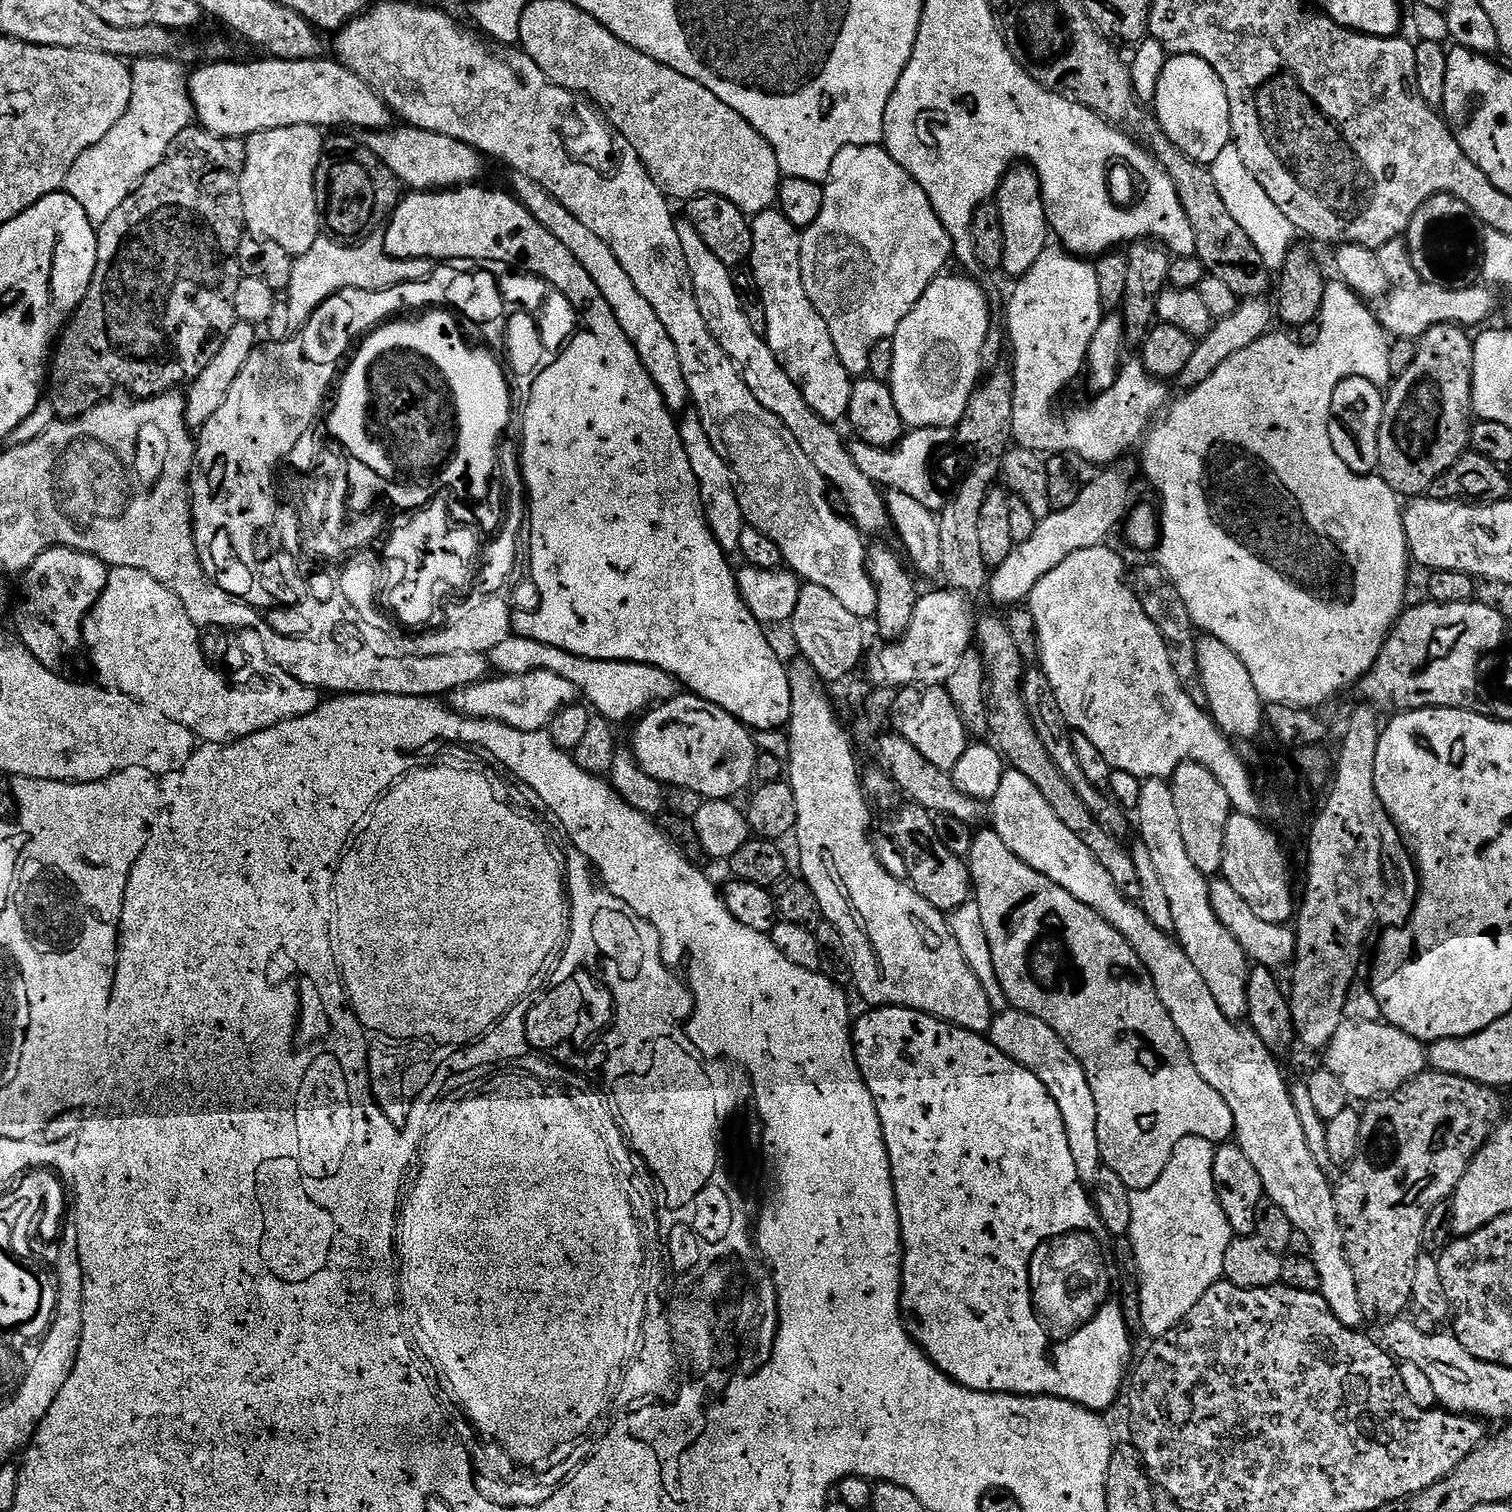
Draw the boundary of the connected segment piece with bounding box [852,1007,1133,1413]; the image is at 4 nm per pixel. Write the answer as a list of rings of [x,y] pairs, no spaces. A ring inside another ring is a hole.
[[[873,1007],[866,1012],[868,1013],[861,1020],[855,1021],[852,1047],[856,1050],[856,1061],[862,1078],[874,1098],[892,1167],[896,1209],[900,1219],[900,1243],[904,1246],[904,1269],[900,1279],[900,1310],[904,1318],[904,1329],[941,1372],[971,1392],[1006,1392],[1009,1396],[1057,1396],[1089,1408],[1091,1412],[1103,1413],[1104,1408],[1115,1402],[1119,1392],[1121,1395],[1133,1359],[1131,1338],[1124,1332],[1111,1336],[1112,1327],[1122,1318],[1121,1313],[1114,1310],[1104,1312],[1102,1327],[1093,1326],[1084,1335],[1082,1346],[1070,1350],[1056,1348],[1051,1360],[1046,1354],[1040,1328],[1036,1328],[1036,1320],[1032,1320],[1030,1311],[1030,1278],[1025,1274],[1024,1267],[1028,1265],[1028,1252],[1036,1248],[1036,1240],[1040,1240],[1040,1236],[1048,1236],[1048,1232],[1060,1232],[1063,1228],[1097,1228],[1101,1224],[1089,1191],[1086,1188],[1076,1188],[1076,1183],[1080,1181],[1078,1171],[1066,1140],[1066,1127],[1054,1098],[1030,1069],[1007,1057],[983,1035],[968,1032],[916,1009]]]

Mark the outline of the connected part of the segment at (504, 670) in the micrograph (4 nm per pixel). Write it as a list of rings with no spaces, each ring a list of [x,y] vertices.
[[[521,636],[508,637],[505,642],[500,642],[494,650],[487,654],[489,665],[493,671],[505,676],[517,676],[518,674],[530,673],[533,670],[548,670],[550,673],[558,674],[566,681],[572,682],[574,686],[586,696],[585,701],[605,720],[610,720],[614,724],[619,724],[636,712],[645,711],[651,704],[664,703],[666,700],[672,700],[679,695],[679,683],[665,671],[658,670],[649,664],[642,663],[622,663],[620,660],[598,660],[586,659],[584,656],[572,655],[568,651],[558,650],[549,644],[534,642],[533,639],[524,639]]]

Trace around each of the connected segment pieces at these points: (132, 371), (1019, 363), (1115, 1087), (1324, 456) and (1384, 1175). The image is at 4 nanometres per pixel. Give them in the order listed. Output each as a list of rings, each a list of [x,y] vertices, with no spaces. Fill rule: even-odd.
[[[189,126],[170,142],[170,150],[166,150],[166,158],[150,174],[146,174],[144,181],[134,189],[106,218],[106,222],[98,225],[96,241],[98,242],[98,262],[94,266],[94,278],[88,287],[88,294],[76,308],[71,319],[63,327],[58,343],[54,348],[54,355],[50,360],[50,375],[46,380],[46,398],[54,406],[57,417],[61,420],[77,420],[90,409],[97,408],[99,404],[109,399],[119,388],[125,388],[125,393],[136,398],[160,396],[164,392],[171,392],[181,386],[187,386],[206,370],[206,366],[222,350],[222,342],[226,342],[226,334],[238,322],[234,308],[234,296],[237,293],[238,282],[242,275],[238,262],[238,246],[240,239],[246,235],[244,223],[244,207],[240,193],[240,179],[244,173],[246,162],[245,141],[234,136],[216,136],[213,132],[206,131],[199,126]]]
[[[1049,244],[1044,248],[1041,257],[1026,275],[1015,281],[1016,289],[1008,300],[1008,336],[1012,339],[1012,364],[1010,371],[1013,380],[1013,430],[1012,439],[1019,447],[1029,448],[1041,454],[1069,454],[1081,456],[1088,464],[1112,466],[1127,448],[1132,448],[1148,428],[1148,422],[1154,416],[1154,409],[1166,398],[1167,388],[1163,381],[1149,375],[1139,362],[1125,363],[1122,368],[1122,388],[1124,384],[1124,420],[1116,416],[1112,408],[1095,408],[1090,404],[1077,412],[1068,412],[1059,420],[1051,412],[1056,395],[1075,378],[1083,373],[1088,359],[1090,338],[1102,319],[1100,309],[1098,281],[1093,263],[1081,257],[1073,256],[1061,245]]]
[[[995,830],[987,831],[977,831],[973,835],[972,849],[966,858],[966,863],[969,872],[972,873],[974,902],[982,914],[982,926],[986,926],[986,938],[990,942],[990,954],[994,958],[994,970],[998,974],[998,982],[1002,986],[1009,1005],[1013,1009],[1046,1022],[1049,1029],[1058,1034],[1065,1046],[1069,1048],[1070,1053],[1081,1064],[1082,1070],[1085,1071],[1090,1091],[1094,1096],[1094,1106],[1098,1106],[1098,1146],[1103,1167],[1114,1170],[1114,1174],[1118,1174],[1118,1178],[1126,1182],[1129,1192],[1141,1192],[1154,1186],[1154,1182],[1162,1178],[1162,1170],[1166,1170],[1166,1162],[1170,1162],[1170,1154],[1174,1154],[1174,1145],[1182,1142],[1182,1138],[1191,1136],[1206,1138],[1206,1142],[1217,1146],[1229,1143],[1236,1135],[1234,1114],[1230,1114],[1230,1106],[1226,1106],[1226,1098],[1222,1098],[1222,1094],[1218,1094],[1218,1090],[1214,1090],[1214,1086],[1210,1086],[1210,1082],[1206,1082],[1206,1078],[1198,1074],[1198,1066],[1194,1066],[1194,1058],[1190,1058],[1190,1050],[1182,1034],[1178,1034],[1178,1026],[1174,1026],[1174,1018],[1170,1018],[1166,1006],[1162,1006],[1162,998],[1158,998],[1158,990],[1149,978],[1148,971],[1144,969],[1144,963],[1134,954],[1134,950],[1118,934],[1118,930],[1114,930],[1114,926],[1110,926],[1110,922],[1103,920],[1093,908],[1078,902],[1074,894],[1050,882],[1050,878],[1038,874],[1038,870],[1026,866],[1026,862],[1022,862],[1018,854],[1014,854],[1010,846],[1006,846],[1006,842],[998,838]]]
[[[1343,282],[1329,283],[1324,290],[1324,301],[1322,302],[1322,310],[1318,317],[1318,332],[1312,343],[1304,346],[1298,344],[1288,336],[1273,336],[1267,334],[1261,337],[1260,340],[1254,342],[1250,346],[1246,346],[1244,350],[1239,350],[1237,353],[1226,358],[1224,362],[1206,382],[1194,389],[1185,391],[1180,394],[1176,401],[1168,408],[1168,413],[1164,416],[1164,421],[1157,426],[1152,432],[1152,437],[1148,440],[1148,445],[1144,448],[1144,472],[1148,475],[1150,483],[1156,487],[1156,492],[1160,495],[1160,504],[1158,503],[1158,515],[1160,517],[1160,542],[1155,549],[1155,563],[1159,565],[1161,571],[1168,576],[1173,586],[1177,588],[1178,594],[1182,596],[1182,601],[1186,604],[1189,610],[1190,618],[1195,627],[1201,633],[1218,638],[1218,642],[1223,642],[1225,646],[1230,646],[1230,650],[1234,650],[1234,654],[1238,654],[1238,658],[1242,658],[1242,666],[1246,666],[1246,670],[1250,670],[1250,682],[1254,682],[1254,690],[1258,690],[1261,701],[1268,704],[1289,704],[1295,708],[1306,708],[1309,710],[1315,709],[1315,704],[1324,704],[1339,688],[1344,688],[1347,684],[1355,685],[1360,677],[1376,663],[1378,654],[1382,650],[1385,640],[1388,639],[1395,623],[1400,619],[1405,611],[1406,603],[1404,604],[1404,591],[1408,588],[1408,564],[1410,565],[1410,553],[1408,551],[1408,539],[1404,533],[1404,514],[1402,511],[1401,497],[1397,496],[1393,488],[1384,483],[1384,479],[1379,474],[1369,474],[1360,476],[1354,470],[1350,470],[1350,466],[1346,466],[1346,462],[1342,462],[1342,458],[1338,458],[1338,454],[1334,454],[1334,446],[1330,442],[1330,430],[1328,429],[1328,420],[1332,417],[1332,399],[1334,398],[1334,390],[1342,381],[1351,376],[1368,376],[1373,384],[1383,385],[1384,376],[1390,373],[1390,350],[1392,344],[1389,337],[1381,328],[1380,321],[1374,315],[1373,309],[1361,297],[1357,296],[1347,284]]]
[[[1429,1071],[1427,1074],[1421,1074],[1415,1080],[1408,1084],[1403,1084],[1397,1092],[1390,1092],[1386,1096],[1379,1097],[1367,1105],[1368,1109],[1363,1109],[1360,1118],[1360,1155],[1343,1169],[1344,1177],[1340,1184],[1335,1185],[1336,1194],[1336,1213],[1340,1229],[1344,1235],[1344,1253],[1348,1255],[1350,1266],[1354,1270],[1354,1282],[1358,1286],[1358,1298],[1360,1304],[1364,1307],[1365,1313],[1369,1317],[1384,1316],[1383,1318],[1396,1318],[1401,1315],[1404,1307],[1409,1307],[1412,1291],[1414,1290],[1414,1266],[1418,1258],[1422,1255],[1420,1239],[1422,1230],[1426,1226],[1426,1218],[1434,1206],[1445,1203],[1455,1192],[1462,1174],[1466,1174],[1468,1163],[1475,1156],[1477,1150],[1487,1142],[1488,1137],[1492,1135],[1493,1127],[1500,1123],[1505,1115],[1506,1109],[1500,1101],[1501,1093],[1499,1091],[1482,1086],[1478,1082],[1470,1082],[1466,1078],[1458,1078],[1450,1074]]]

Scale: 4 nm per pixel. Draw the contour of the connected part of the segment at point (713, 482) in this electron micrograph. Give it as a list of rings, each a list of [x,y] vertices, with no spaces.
[[[695,410],[685,411],[678,427],[682,442],[686,446],[686,458],[690,458],[690,466],[694,470],[694,478],[698,478],[702,506],[704,507],[710,530],[714,534],[718,546],[722,546],[724,552],[729,554],[739,553],[742,530],[746,527],[746,521],[742,514],[742,506],[738,502],[736,482],[732,479],[730,466],[724,461],[724,455],[721,454],[716,444],[710,442],[710,434],[706,434],[706,430],[700,421],[700,415]]]

